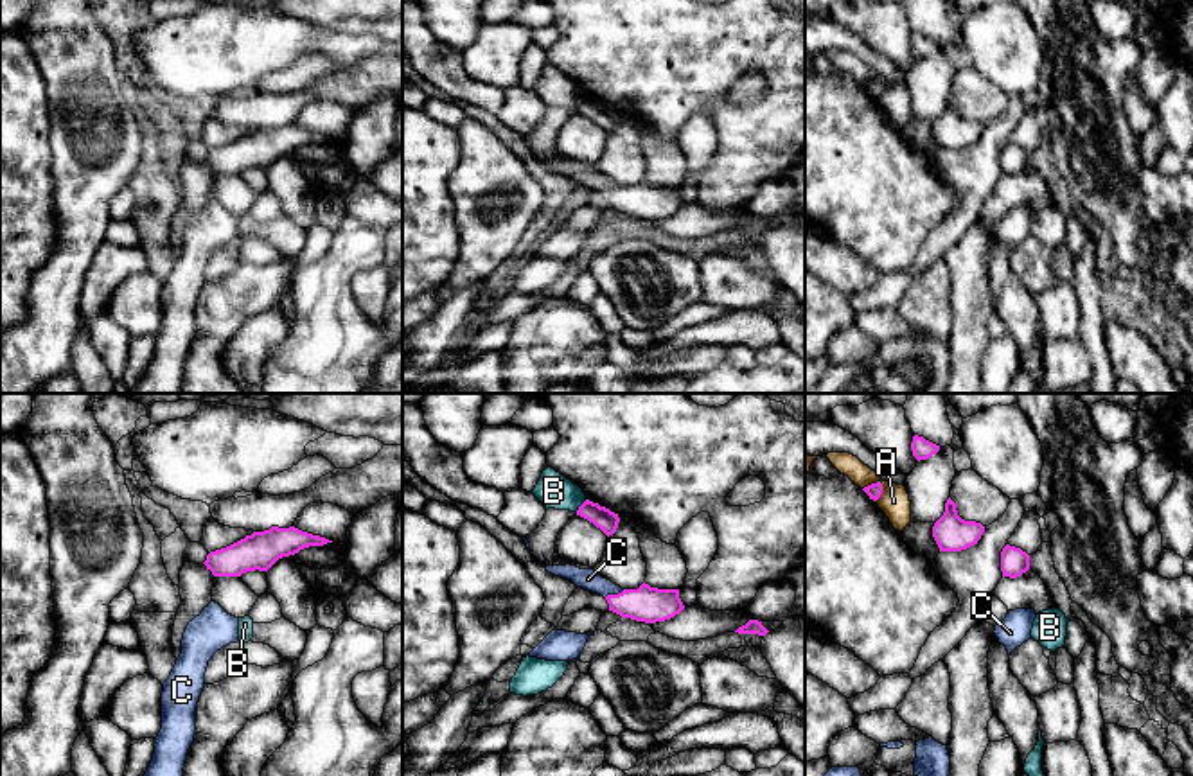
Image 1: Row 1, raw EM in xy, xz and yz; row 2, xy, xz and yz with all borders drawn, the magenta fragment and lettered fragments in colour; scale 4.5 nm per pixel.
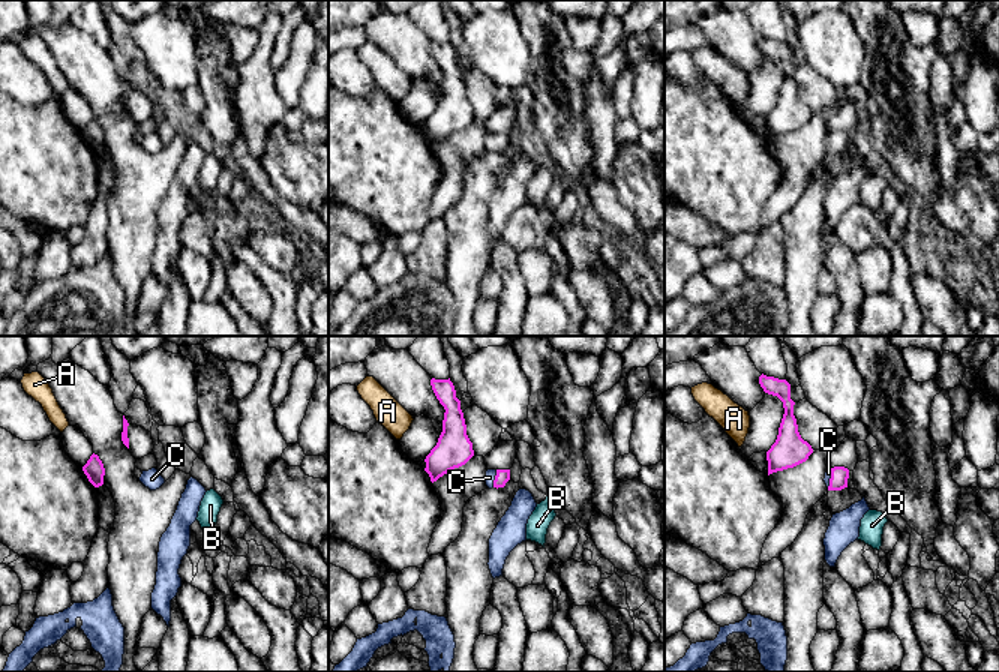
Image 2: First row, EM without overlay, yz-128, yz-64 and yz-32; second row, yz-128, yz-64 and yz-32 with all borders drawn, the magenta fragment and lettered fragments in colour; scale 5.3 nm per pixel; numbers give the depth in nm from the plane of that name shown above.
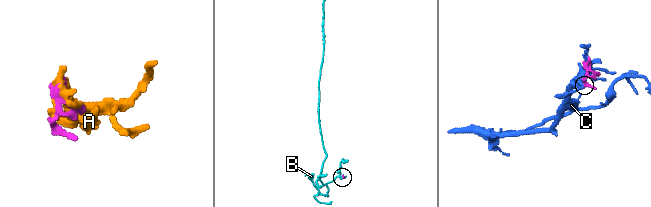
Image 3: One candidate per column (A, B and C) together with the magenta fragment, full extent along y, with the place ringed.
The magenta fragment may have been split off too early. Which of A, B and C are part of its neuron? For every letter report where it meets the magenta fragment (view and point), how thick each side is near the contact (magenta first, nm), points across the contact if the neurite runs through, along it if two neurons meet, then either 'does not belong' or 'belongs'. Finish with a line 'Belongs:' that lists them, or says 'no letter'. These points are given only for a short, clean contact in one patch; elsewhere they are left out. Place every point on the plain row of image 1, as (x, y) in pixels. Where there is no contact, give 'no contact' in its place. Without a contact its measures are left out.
A: meets magenta in yz at (881, 88); 70 nm thick on the magenta side, 140 nm on the other; does not belong
B: meets magenta in xz at (581, 103); 100 nm thick on the magenta side, 160 nm on the other; border along xz (586, 97), (575, 108); does not belong
C: meets magenta in xz at (613, 193); 160 nm thick on the magenta side, 100 nm on the other; runs through xz (647, 202), (622, 200), (613, 193), (588, 176); belongs
Belongs: C

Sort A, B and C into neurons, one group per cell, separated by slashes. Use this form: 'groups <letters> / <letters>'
groups A / B / C

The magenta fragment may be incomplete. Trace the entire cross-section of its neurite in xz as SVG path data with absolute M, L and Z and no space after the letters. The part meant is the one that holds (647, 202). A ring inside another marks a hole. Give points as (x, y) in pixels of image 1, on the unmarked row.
M571 162L543 163L548 171L568 176L577 185L604 194L609 201L609 208L622 216L656 221L670 217L685 207L679 196L679 187L658 187L645 180L638 187L622 187L595 167L580 167Z

